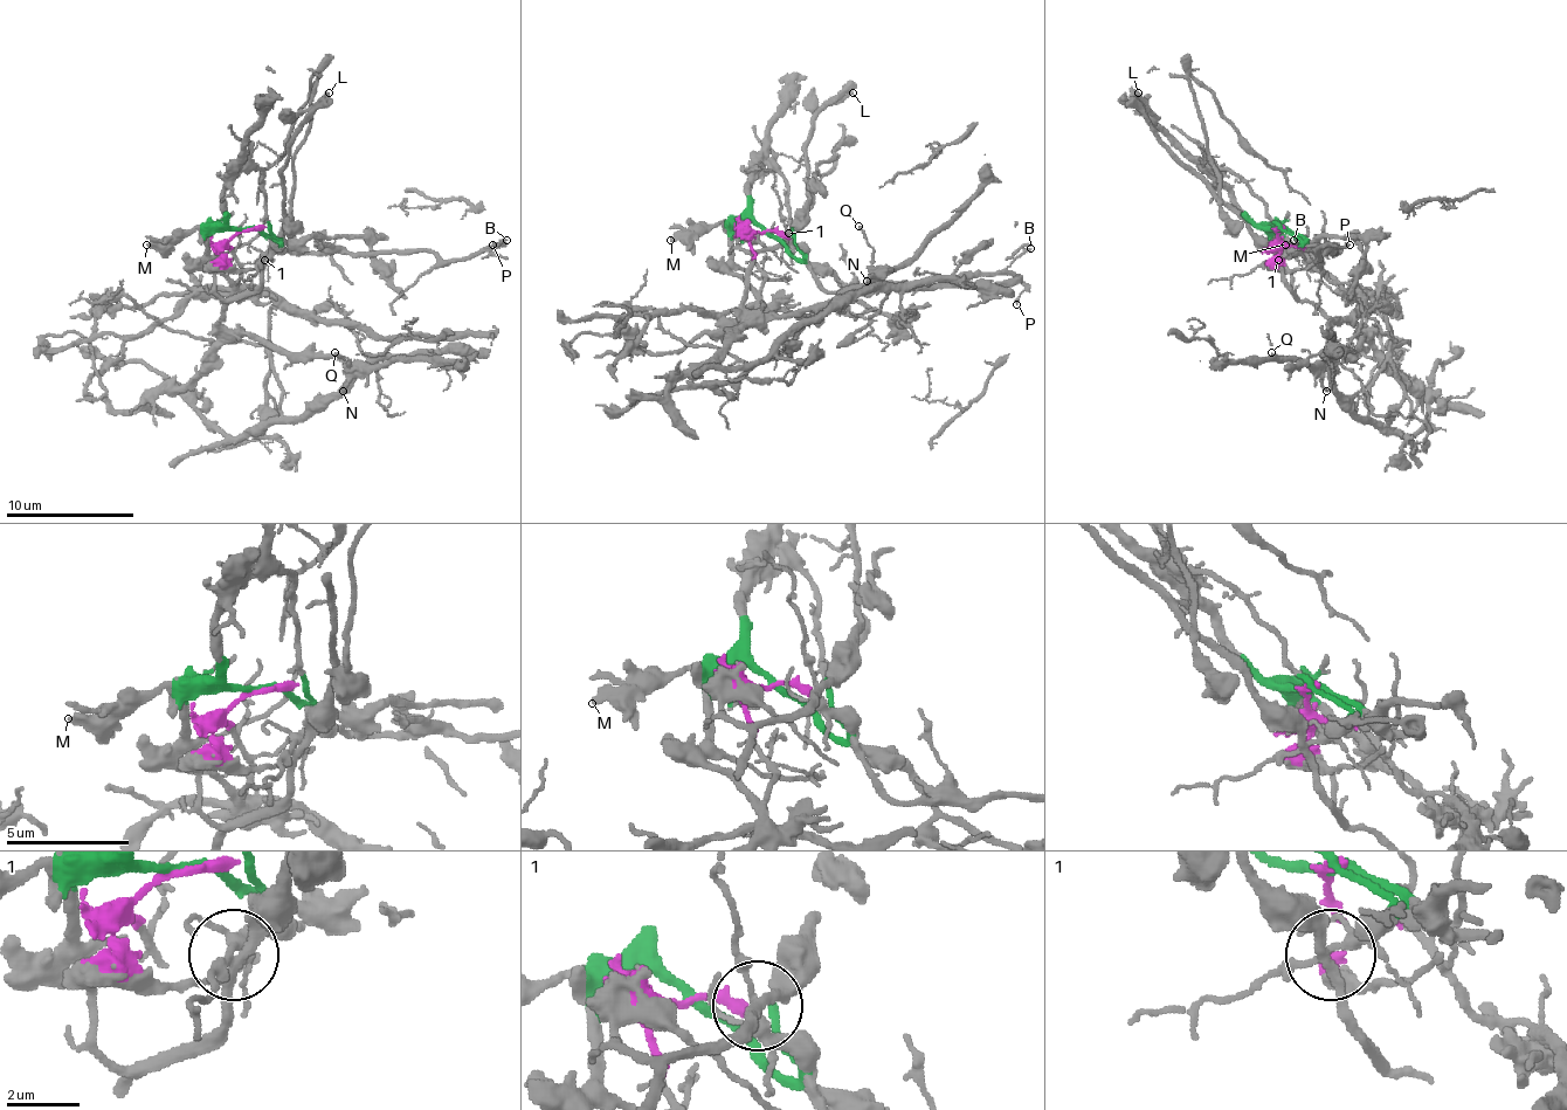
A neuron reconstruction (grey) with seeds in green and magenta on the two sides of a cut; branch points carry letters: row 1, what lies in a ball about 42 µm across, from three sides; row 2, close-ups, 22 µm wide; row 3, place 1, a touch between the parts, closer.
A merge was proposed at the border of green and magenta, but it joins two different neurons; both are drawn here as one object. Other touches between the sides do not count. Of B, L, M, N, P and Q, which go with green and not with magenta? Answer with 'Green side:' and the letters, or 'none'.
Green side: B, M, P

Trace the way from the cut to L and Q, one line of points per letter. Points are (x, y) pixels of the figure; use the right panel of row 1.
L: (1277, 229), (1277, 261), (1290, 274), (1296, 300), (1283, 283), (1281, 261), (1166, 143), (1137, 91)
Q: (1277, 229), (1277, 261), (1290, 274), (1290, 290), (1347, 318), (1360, 344), (1325, 366), (1271, 353)

